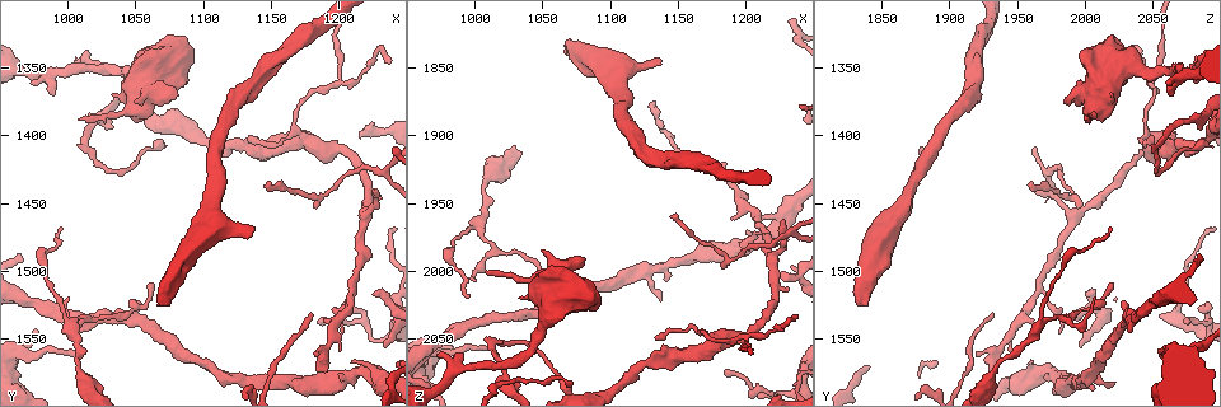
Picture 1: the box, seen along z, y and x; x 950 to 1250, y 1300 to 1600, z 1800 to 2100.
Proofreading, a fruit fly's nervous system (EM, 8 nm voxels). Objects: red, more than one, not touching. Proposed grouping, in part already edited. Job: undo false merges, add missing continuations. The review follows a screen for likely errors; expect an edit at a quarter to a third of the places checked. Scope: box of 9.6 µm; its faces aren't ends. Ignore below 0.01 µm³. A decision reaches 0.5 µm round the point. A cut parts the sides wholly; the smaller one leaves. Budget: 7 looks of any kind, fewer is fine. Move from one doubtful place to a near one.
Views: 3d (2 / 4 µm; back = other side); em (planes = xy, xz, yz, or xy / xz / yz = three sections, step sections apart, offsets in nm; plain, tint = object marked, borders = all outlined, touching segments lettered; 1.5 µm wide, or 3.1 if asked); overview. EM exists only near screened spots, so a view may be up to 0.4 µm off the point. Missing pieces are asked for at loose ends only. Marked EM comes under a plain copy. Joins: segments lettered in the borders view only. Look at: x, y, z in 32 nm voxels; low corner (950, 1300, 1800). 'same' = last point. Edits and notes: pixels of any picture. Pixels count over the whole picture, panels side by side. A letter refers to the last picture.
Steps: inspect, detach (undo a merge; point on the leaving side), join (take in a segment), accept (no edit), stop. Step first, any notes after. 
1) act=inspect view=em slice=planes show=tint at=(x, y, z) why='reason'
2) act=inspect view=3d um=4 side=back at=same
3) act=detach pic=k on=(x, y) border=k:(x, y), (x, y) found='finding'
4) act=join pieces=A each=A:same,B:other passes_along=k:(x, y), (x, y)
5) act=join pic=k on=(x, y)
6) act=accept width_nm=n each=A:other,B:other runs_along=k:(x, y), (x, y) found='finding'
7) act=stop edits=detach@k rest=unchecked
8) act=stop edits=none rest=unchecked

act=inspect view=em slice=planes show=borders at=(1138, 1472, 1844) why='free end'

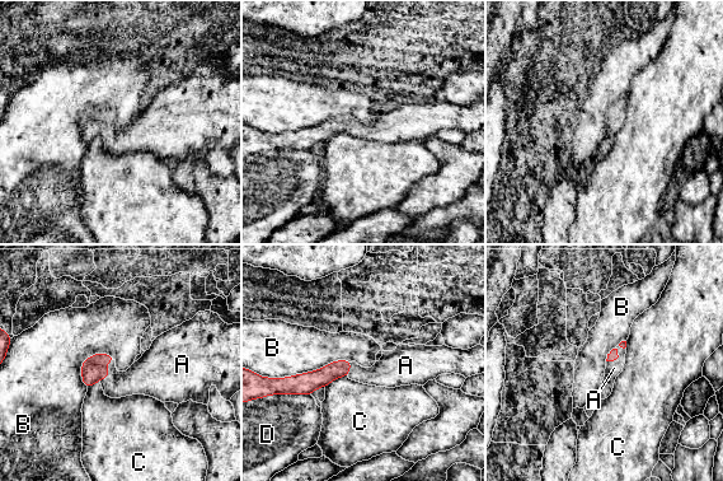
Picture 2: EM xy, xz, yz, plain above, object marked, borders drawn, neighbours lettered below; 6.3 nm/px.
act=join pieces=A each=A:same,B:other,C:other,D:other found='the neuron continues'

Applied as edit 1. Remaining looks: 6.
act=inspect view=overview

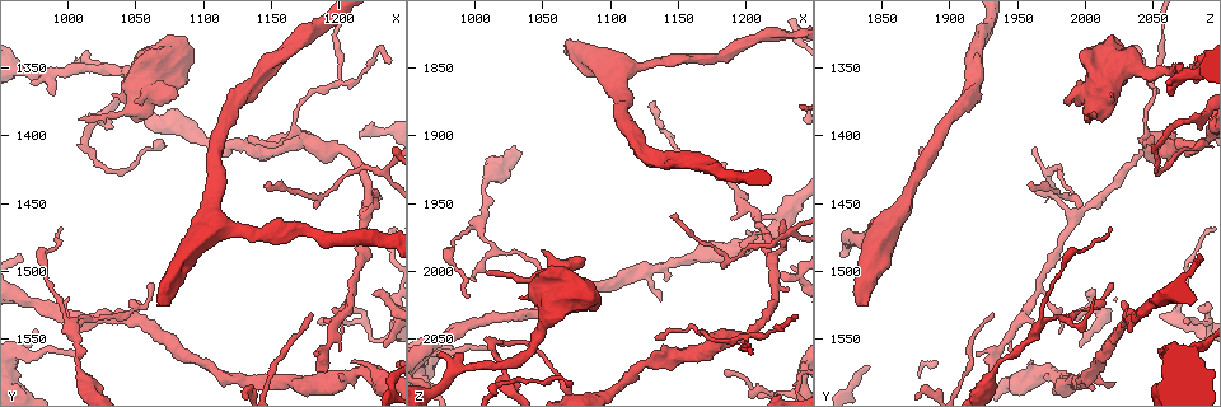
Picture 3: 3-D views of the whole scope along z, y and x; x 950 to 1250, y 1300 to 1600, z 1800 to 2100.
act=inspect view=3d um=4 at=(1068, 1524, 1840) why='stops while still wide'

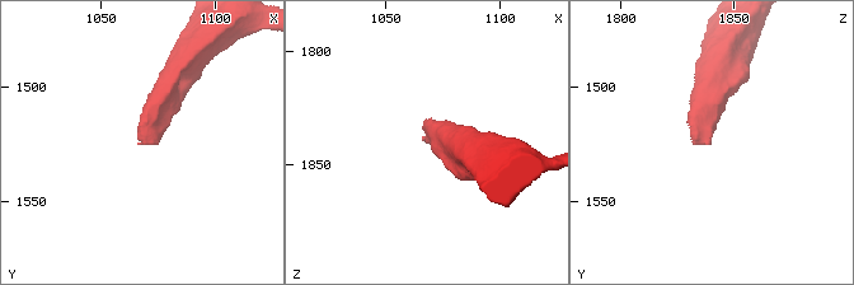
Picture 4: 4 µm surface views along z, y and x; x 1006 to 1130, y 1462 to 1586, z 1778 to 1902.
act=inspect view=em slice=planes show=borders at=(1067, 1524, 1839) why='now the EM'

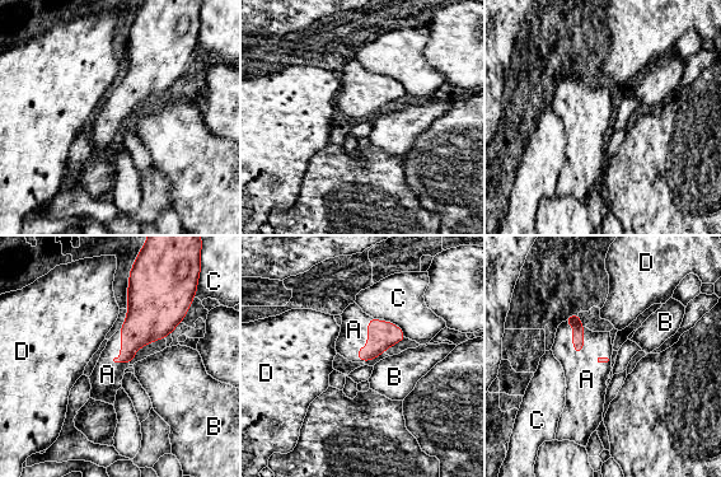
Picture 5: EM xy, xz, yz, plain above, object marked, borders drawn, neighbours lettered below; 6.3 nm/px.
act=join pieces=A each=A:same,B:other,C:other,D:other passes_along=5:(577, 340), (572, 338), (584, 375) found='it goes on there'

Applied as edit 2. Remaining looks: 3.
act=inspect view=overview why='redraw'

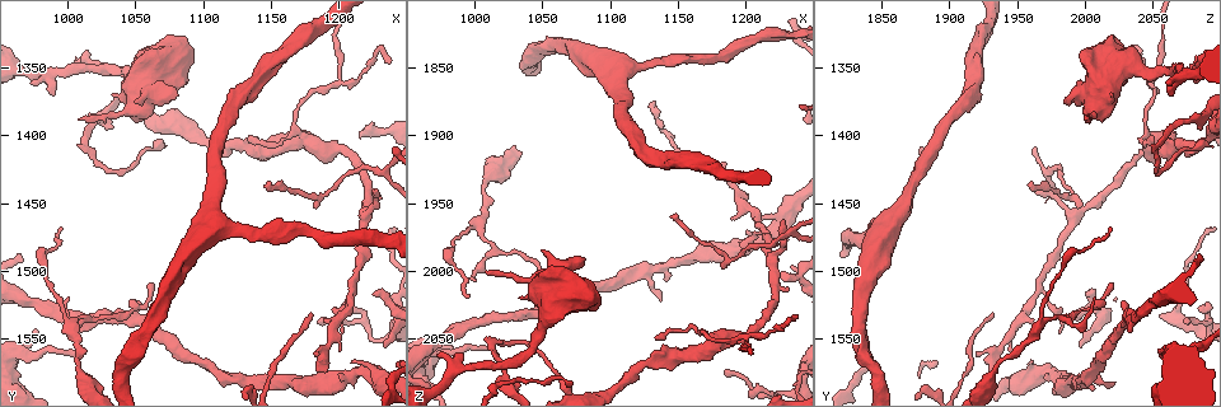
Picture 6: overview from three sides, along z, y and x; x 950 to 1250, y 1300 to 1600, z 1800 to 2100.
act=inspect view=3d um=2 at=(1212, 1574, 1976) why='thick turns thin'

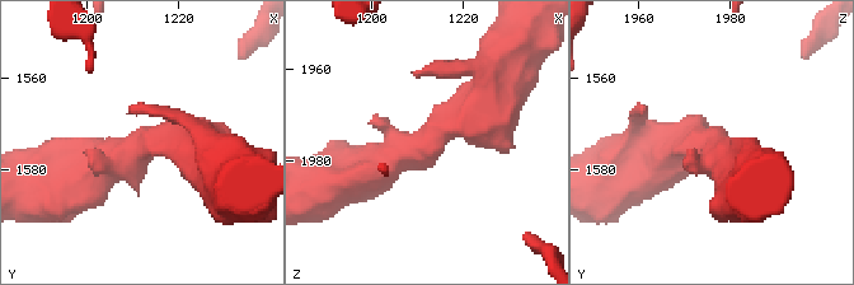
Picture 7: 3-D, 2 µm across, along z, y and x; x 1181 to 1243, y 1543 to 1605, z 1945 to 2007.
act=inspect view=em slice=xy step=8 show=borders at=(1212, 1576, 1976) arm_widths_nm=400,400 why='need the tissue'

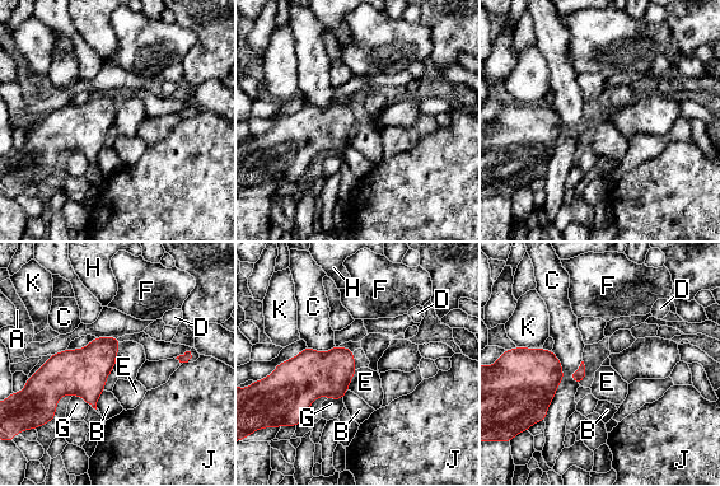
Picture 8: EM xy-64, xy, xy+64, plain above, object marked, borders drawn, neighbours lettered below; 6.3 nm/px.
act=accept each=A:other,B:other,C:other,D:other,E:other,F:other,G:other,H:other,J:other,K:other border=8:(103, 389), (96, 407) found='one neuron here'

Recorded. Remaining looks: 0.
act=stop edits=join@2,join@5 rest=unchecked

